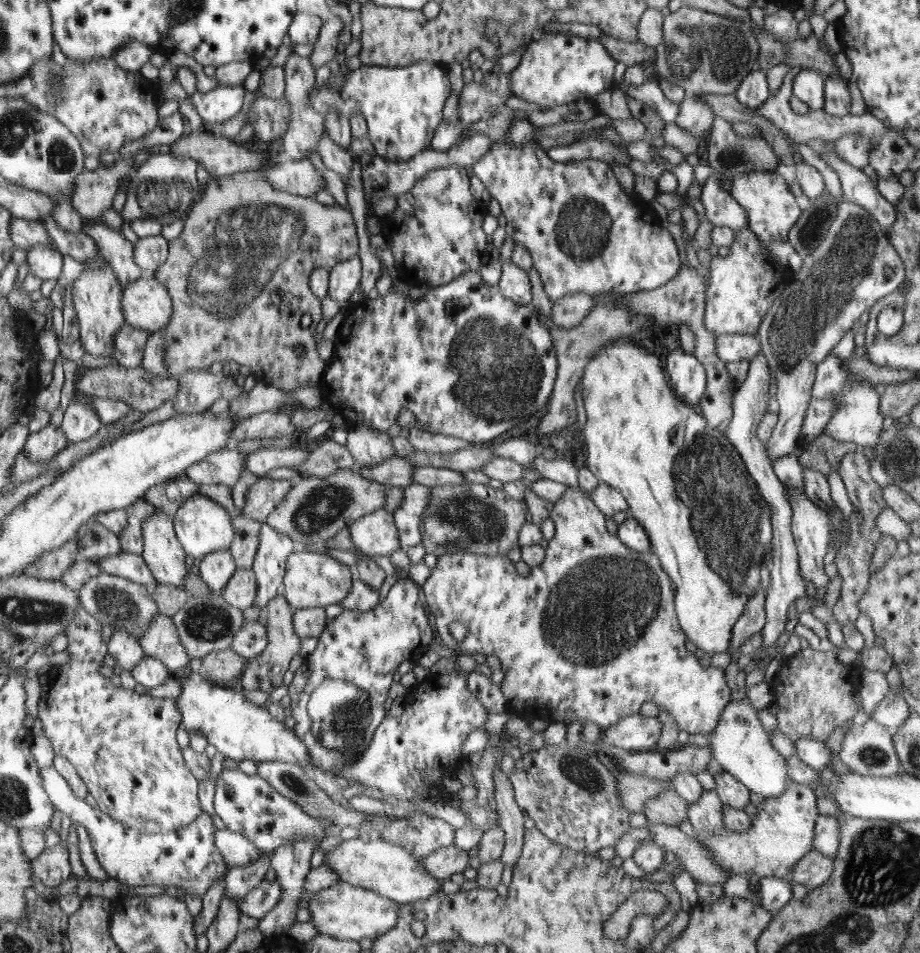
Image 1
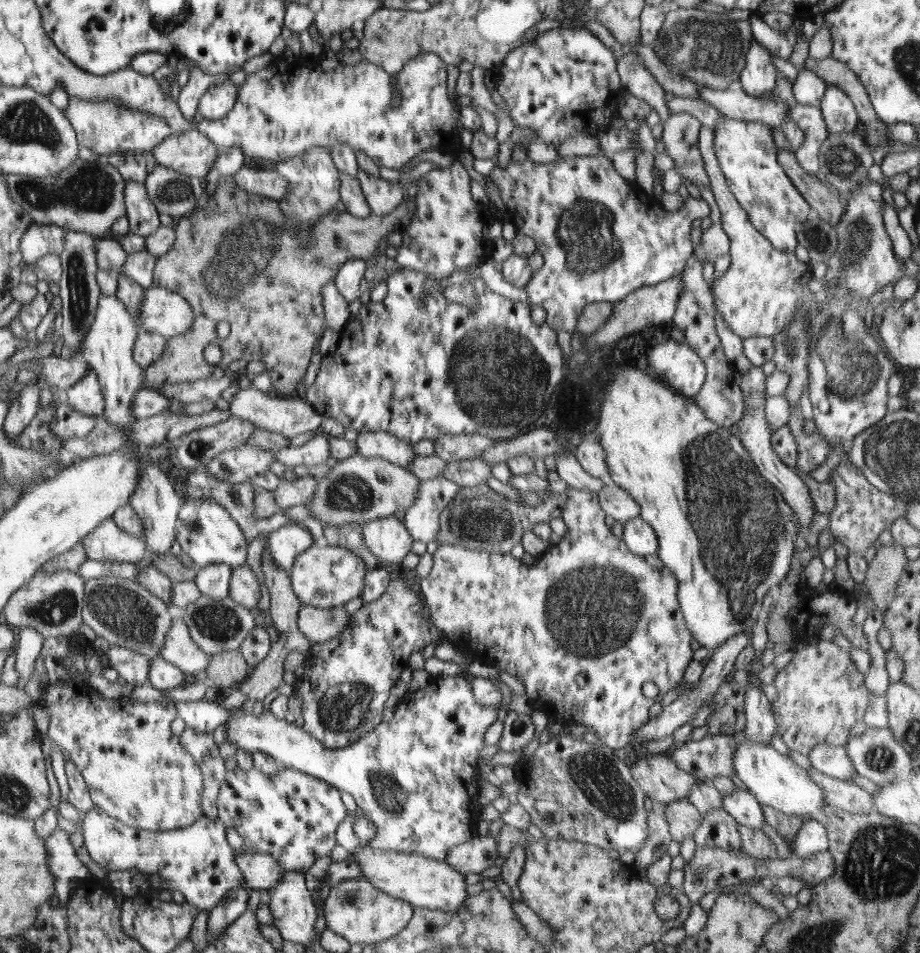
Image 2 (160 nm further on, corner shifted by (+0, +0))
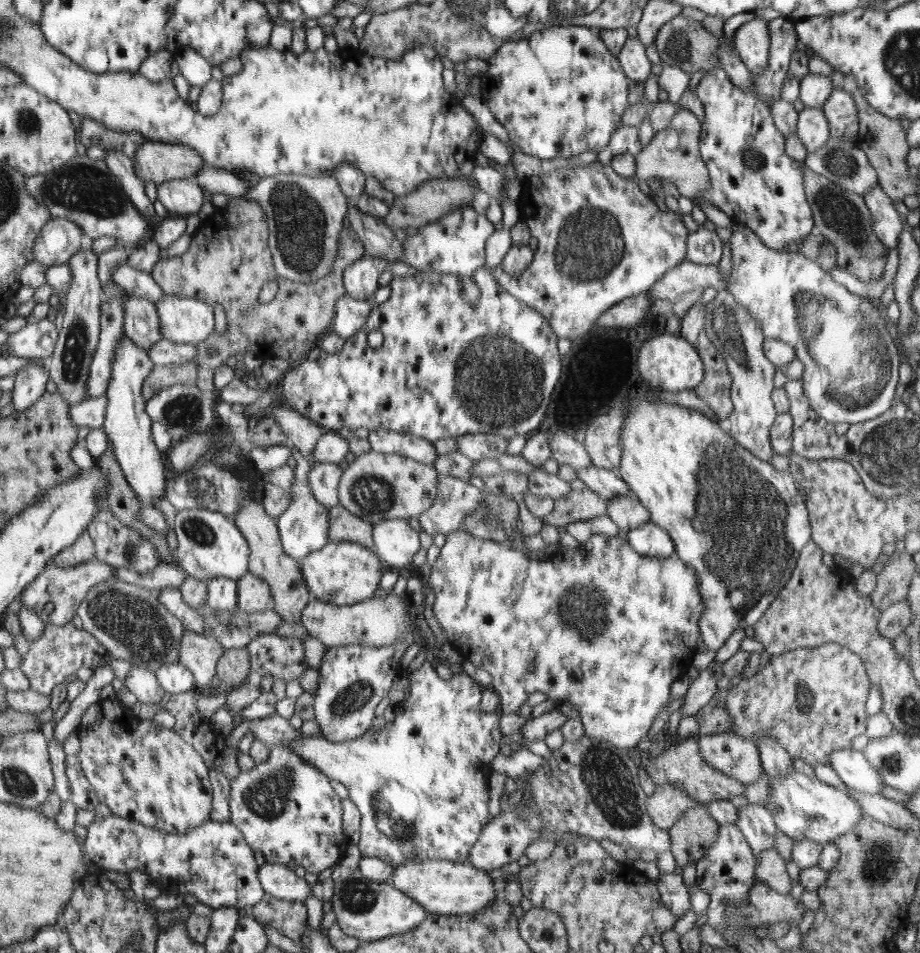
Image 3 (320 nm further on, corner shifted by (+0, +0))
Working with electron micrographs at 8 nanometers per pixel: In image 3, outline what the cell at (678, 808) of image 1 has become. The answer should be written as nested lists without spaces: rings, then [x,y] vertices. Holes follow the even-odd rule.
[[[704,806],[692,807],[680,815],[668,831],[675,861],[681,867],[698,862],[716,841],[718,824]]]

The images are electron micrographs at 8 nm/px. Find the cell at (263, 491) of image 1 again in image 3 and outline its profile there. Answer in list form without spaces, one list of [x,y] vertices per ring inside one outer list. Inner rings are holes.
[[[316,463],[311,467],[308,482],[316,500],[328,508],[339,504],[339,482],[343,473],[337,463]]]

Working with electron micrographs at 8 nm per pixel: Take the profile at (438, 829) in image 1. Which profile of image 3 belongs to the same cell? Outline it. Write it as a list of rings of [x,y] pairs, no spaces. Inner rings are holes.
[[[424,661],[422,665],[415,671],[409,673],[410,692],[409,696],[405,697],[395,706],[395,719],[390,723],[386,723],[379,731],[373,729],[364,733],[362,736],[351,741],[340,741],[335,743],[328,741],[322,736],[312,737],[301,733],[297,740],[292,740],[290,750],[300,756],[300,760],[313,764],[314,768],[318,768],[320,772],[324,773],[326,778],[336,780],[348,789],[350,793],[349,799],[356,804],[362,814],[362,821],[360,824],[360,840],[359,849],[361,856],[368,858],[379,858],[388,864],[400,866],[407,860],[449,860],[455,863],[464,863],[468,861],[469,852],[478,841],[482,829],[488,823],[488,815],[493,814],[491,809],[491,797],[489,796],[489,786],[487,782],[489,774],[489,766],[492,759],[500,751],[500,744],[504,734],[501,733],[499,717],[500,712],[486,712],[480,708],[482,700],[483,688],[476,683],[470,675],[464,676],[462,674],[454,674],[454,678],[450,680],[442,680],[438,677],[436,669],[429,661]]]

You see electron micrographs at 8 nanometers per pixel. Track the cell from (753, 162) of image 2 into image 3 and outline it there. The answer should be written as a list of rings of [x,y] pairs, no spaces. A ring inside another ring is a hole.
[[[785,17],[769,20],[770,35],[769,59],[767,67],[760,76],[752,74],[754,86],[749,91],[743,91],[732,84],[723,67],[714,67],[698,82],[695,93],[703,104],[704,116],[701,124],[699,151],[706,163],[709,174],[708,190],[699,192],[692,200],[711,202],[725,212],[733,221],[742,222],[751,228],[768,248],[784,250],[789,244],[799,244],[815,227],[813,212],[806,198],[803,170],[800,161],[788,157],[784,151],[783,134],[776,128],[767,98],[780,96],[786,76],[789,74],[789,64],[792,53],[796,50],[798,34],[794,28],[795,22]]]

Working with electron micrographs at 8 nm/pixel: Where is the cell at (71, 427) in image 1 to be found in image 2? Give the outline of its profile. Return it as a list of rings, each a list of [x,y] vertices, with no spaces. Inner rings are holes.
[[[92,367],[89,368],[83,379],[67,389],[67,396],[67,402],[74,410],[78,410],[94,420],[104,417],[106,398],[103,396],[99,376]]]

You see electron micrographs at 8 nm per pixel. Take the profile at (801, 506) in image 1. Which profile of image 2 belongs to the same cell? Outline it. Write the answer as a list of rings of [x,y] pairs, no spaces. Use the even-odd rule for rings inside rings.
[[[752,365],[745,374],[737,375],[736,387],[741,391],[743,399],[745,400],[745,410],[743,411],[743,418],[735,425],[733,431],[740,438],[741,444],[747,449],[753,463],[755,464],[760,476],[768,479],[780,492],[783,492],[785,501],[795,510],[797,516],[797,527],[803,529],[812,522],[812,515],[816,508],[813,506],[813,500],[809,494],[807,484],[800,479],[796,469],[790,469],[774,452],[771,443],[771,429],[770,424],[766,422],[764,416],[764,409],[766,409],[766,375],[762,371],[762,367]]]

